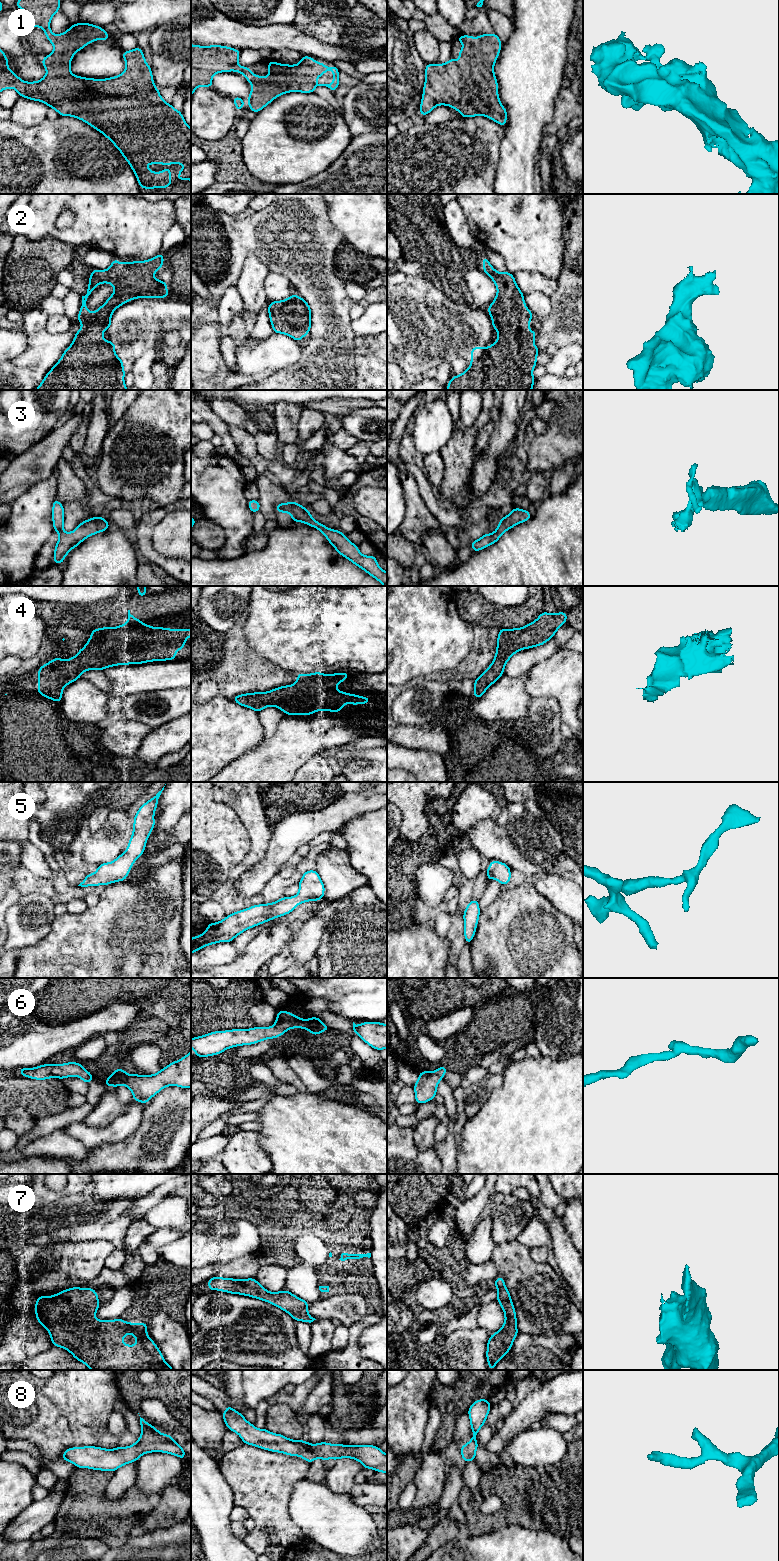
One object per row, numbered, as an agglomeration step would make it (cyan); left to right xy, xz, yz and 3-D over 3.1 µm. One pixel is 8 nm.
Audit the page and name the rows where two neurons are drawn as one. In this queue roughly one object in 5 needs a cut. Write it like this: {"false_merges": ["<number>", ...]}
{"false_merges": []}

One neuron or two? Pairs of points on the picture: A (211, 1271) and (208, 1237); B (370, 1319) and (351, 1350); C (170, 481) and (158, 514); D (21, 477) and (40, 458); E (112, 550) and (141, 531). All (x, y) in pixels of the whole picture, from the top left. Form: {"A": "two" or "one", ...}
{"A": "two", "B": "one", "C": "two", "D": "one", "E": "two"}

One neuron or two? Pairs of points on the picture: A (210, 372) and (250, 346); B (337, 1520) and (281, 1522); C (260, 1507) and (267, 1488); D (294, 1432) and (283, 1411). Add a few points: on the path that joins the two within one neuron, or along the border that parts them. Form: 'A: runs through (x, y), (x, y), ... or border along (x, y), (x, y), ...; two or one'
A: border along (248, 336), (236, 353); two
B: border along (288, 1499), (288, 1515), (300, 1529), (303, 1536); two
C: runs through (264, 1502), (264, 1493); one
D: runs through (290, 1427), (283, 1420), (283, 1416); one

